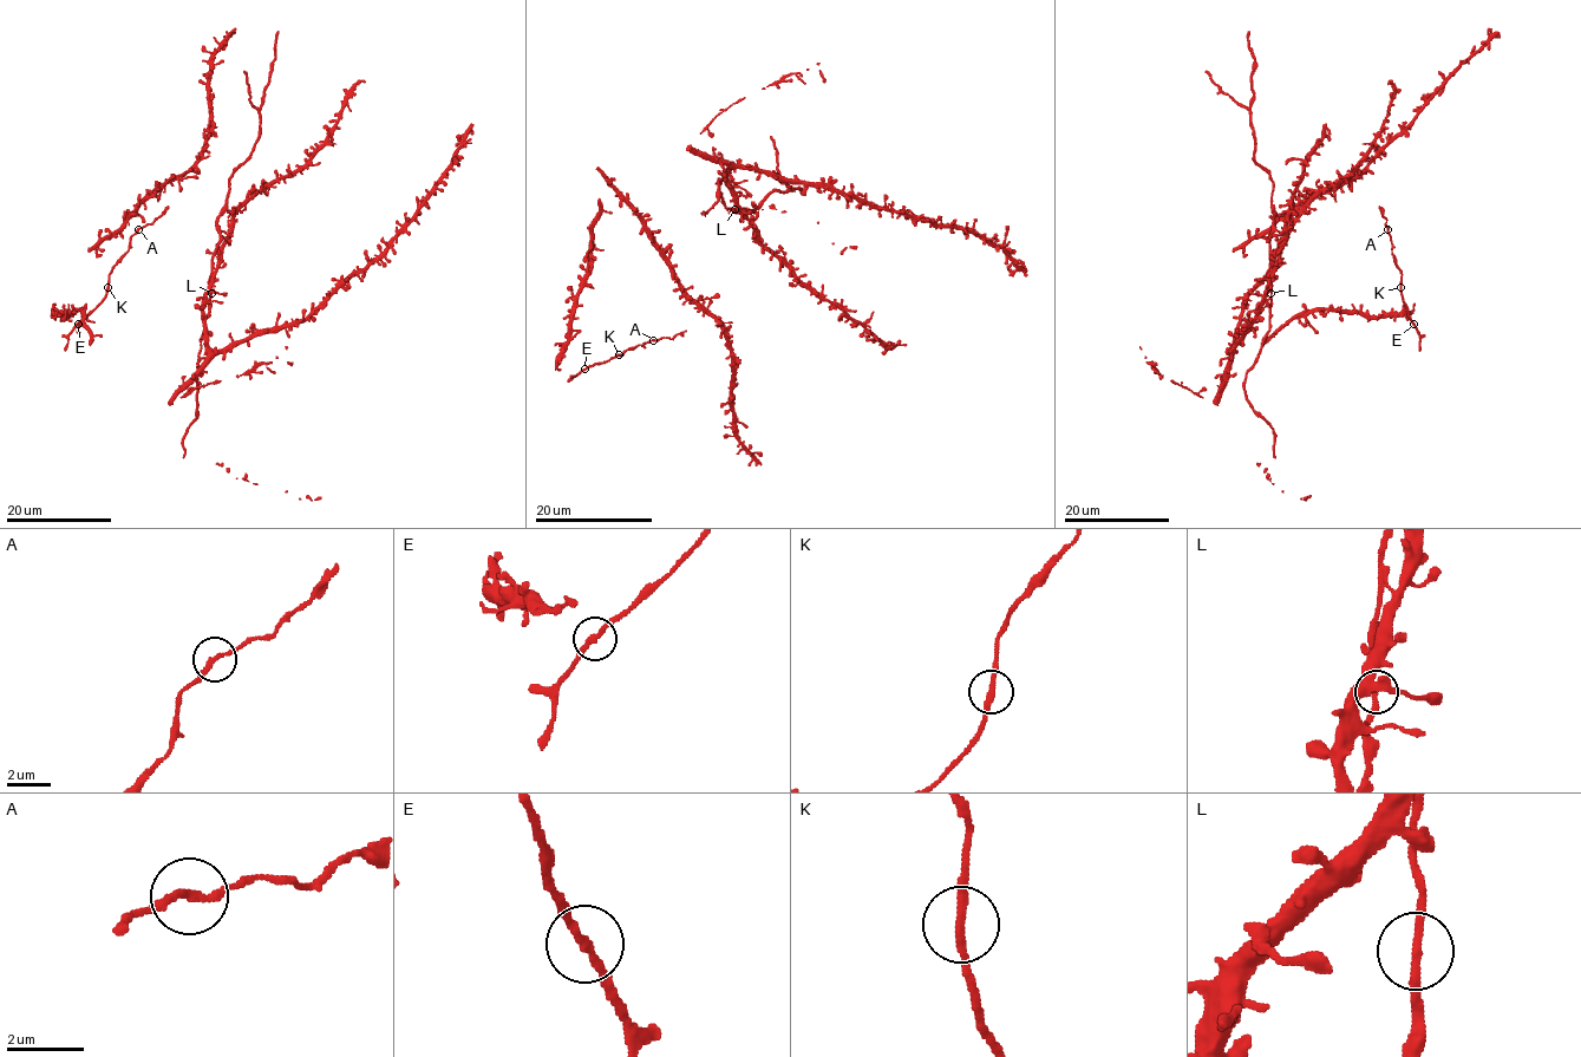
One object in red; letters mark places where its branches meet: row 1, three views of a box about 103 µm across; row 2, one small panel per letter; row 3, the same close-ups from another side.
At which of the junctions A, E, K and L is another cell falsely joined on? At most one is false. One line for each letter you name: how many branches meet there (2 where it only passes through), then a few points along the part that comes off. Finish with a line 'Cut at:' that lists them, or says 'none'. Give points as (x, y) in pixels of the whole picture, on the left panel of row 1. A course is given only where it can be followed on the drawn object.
A: Branches: 2. Course of the part to remove: (139, 228), (151, 224), (168, 206)
Cut at: A

